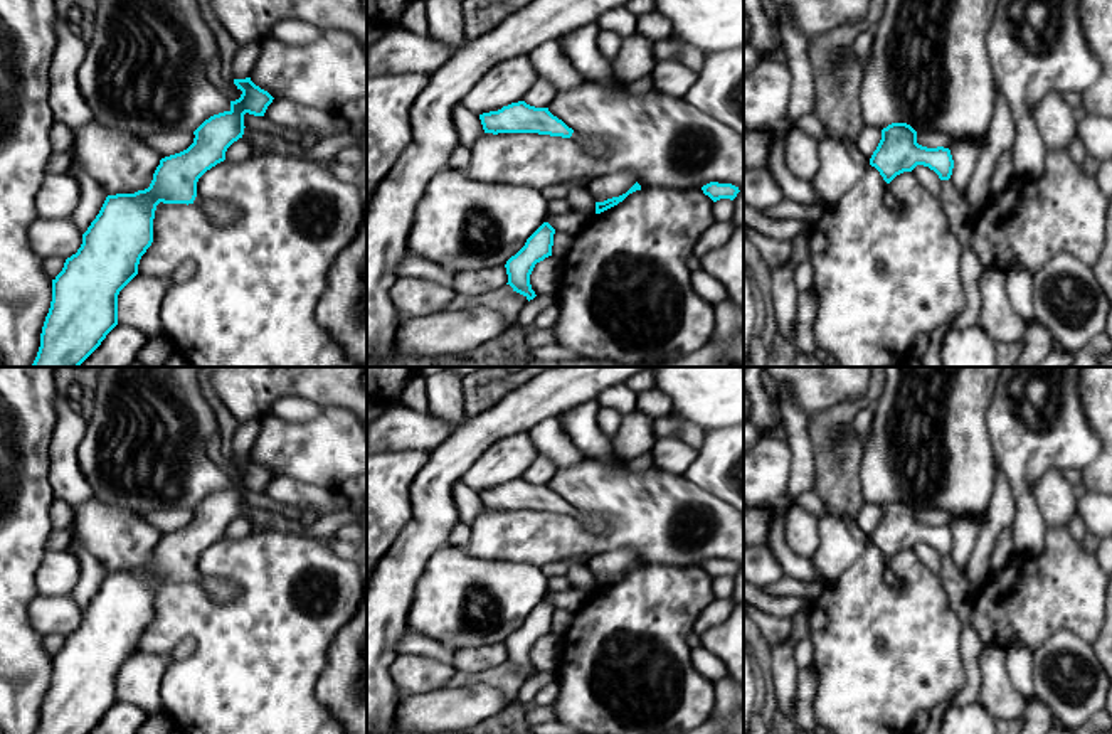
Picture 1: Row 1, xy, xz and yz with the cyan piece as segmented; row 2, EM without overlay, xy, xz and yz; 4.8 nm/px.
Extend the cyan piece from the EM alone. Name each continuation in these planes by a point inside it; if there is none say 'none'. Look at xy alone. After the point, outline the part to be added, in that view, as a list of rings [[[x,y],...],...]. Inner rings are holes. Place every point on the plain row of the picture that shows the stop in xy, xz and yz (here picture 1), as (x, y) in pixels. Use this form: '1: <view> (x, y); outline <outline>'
1: xy (221, 591); outline [[[200,572],[195,574],[193,581],[200,582],[210,598],[219,604],[232,601],[241,591],[232,581],[220,577],[204,577]]]

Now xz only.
1: xz (593, 522); outline [[[577,508],[572,510],[572,517],[577,517],[589,530],[592,532],[606,532],[606,522],[601,520],[597,515],[582,513]]]

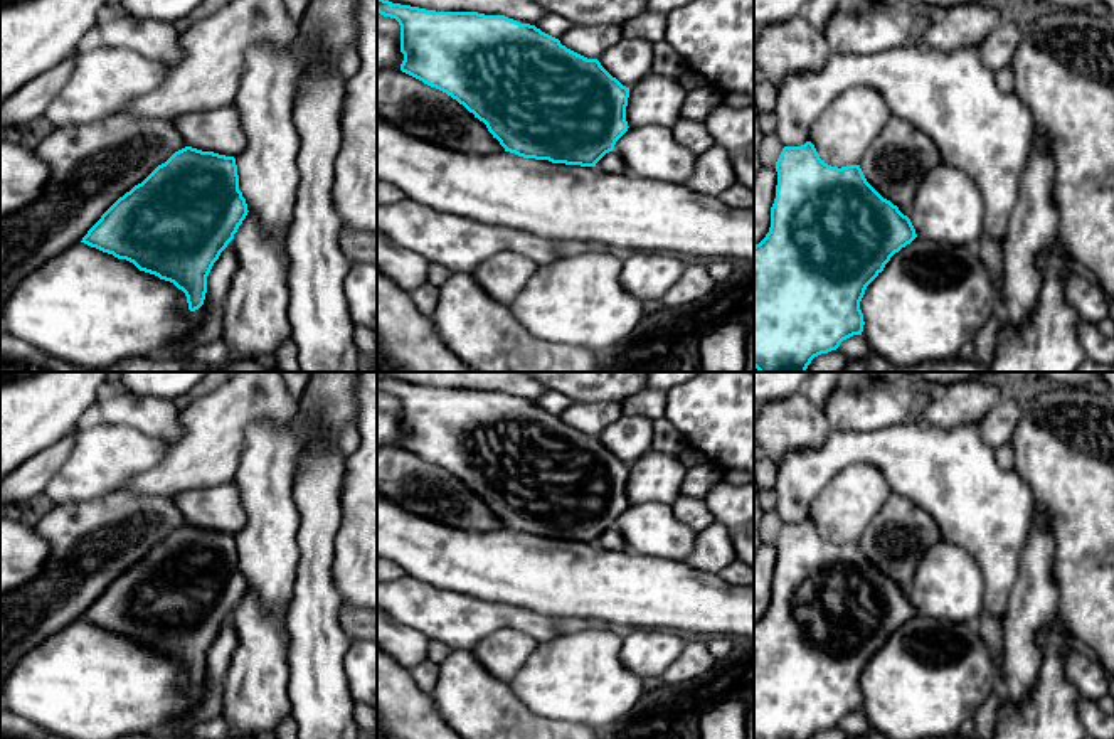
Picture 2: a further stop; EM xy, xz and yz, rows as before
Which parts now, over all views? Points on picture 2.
none

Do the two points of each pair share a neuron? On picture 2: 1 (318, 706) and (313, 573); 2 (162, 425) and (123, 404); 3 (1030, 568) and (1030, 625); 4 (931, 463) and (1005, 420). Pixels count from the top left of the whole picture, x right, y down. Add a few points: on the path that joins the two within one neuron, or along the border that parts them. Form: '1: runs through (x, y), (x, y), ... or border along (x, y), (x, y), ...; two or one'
1: runs through (317, 672), (313, 606); one
2: runs through (152, 416), (133, 411); one
3: runs through (1030, 581), (1030, 611); one
4: border along (978, 423), (980, 435), (995, 450); two

